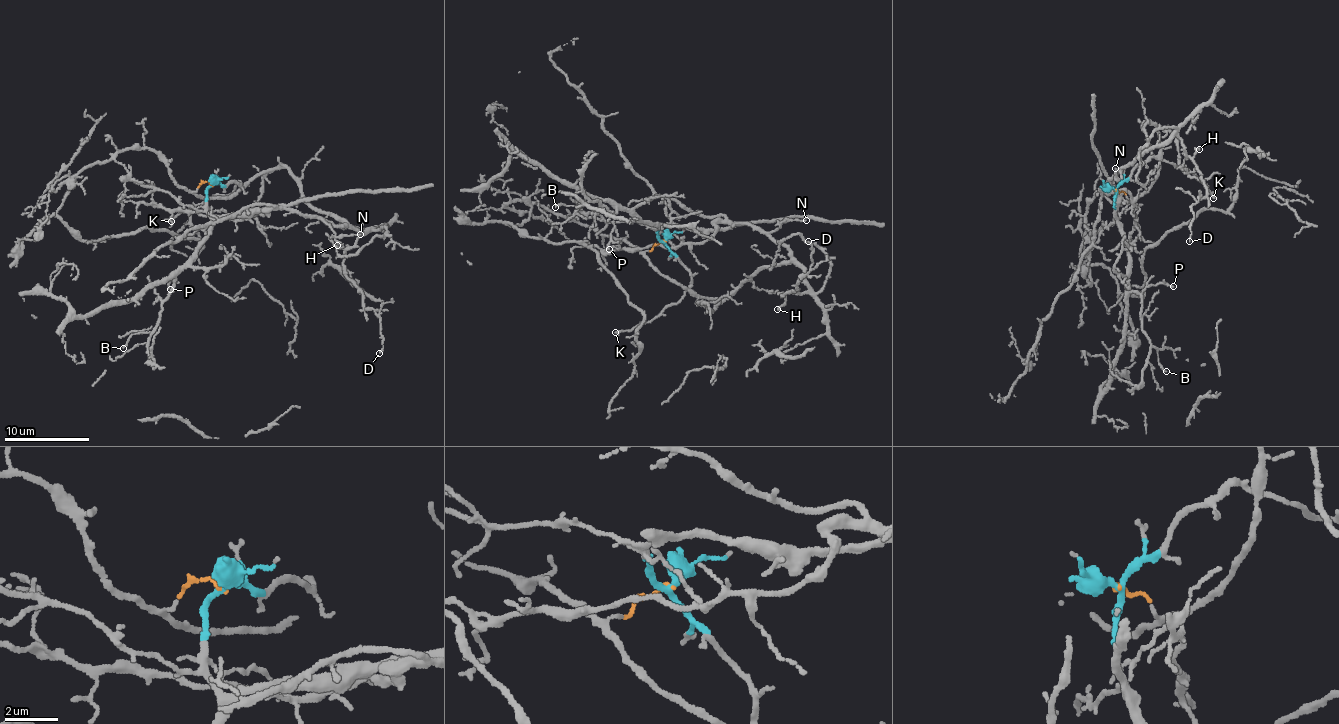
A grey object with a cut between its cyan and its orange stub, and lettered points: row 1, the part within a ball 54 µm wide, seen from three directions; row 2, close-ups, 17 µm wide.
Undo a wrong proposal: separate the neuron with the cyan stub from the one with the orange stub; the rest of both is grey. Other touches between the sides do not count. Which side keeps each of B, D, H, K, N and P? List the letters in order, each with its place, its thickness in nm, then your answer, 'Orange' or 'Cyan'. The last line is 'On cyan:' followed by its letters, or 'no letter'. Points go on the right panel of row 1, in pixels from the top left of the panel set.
B: Place: (1166, 371). Thickness 120 nm. Cyan
D: Place: (1189, 241). Thickness 100 nm. Orange
H: Place: (1199, 149). Thickness 140 nm. Orange
K: Place: (1213, 198). Thickness 190 nm. Cyan
N: Place: (1115, 168). Thickness 100 nm. Orange
P: Place: (1173, 286). Thickness 130 nm. Cyan
On cyan: B, K, P

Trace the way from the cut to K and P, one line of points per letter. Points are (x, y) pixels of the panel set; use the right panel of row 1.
K: (1114, 188), (1141, 163), (1154, 157), (1191, 171), (1214, 199)
P: (1114, 188), (1119, 230), (1128, 261), (1128, 284), (1139, 292), (1161, 283), (1174, 286)

